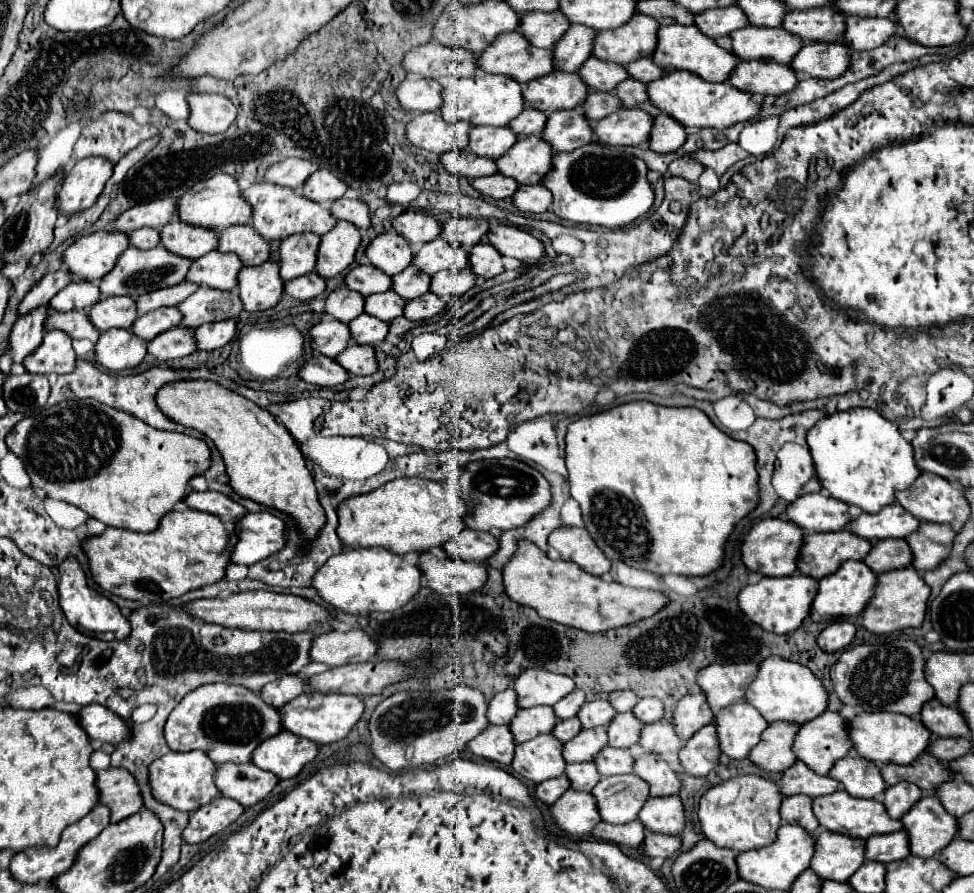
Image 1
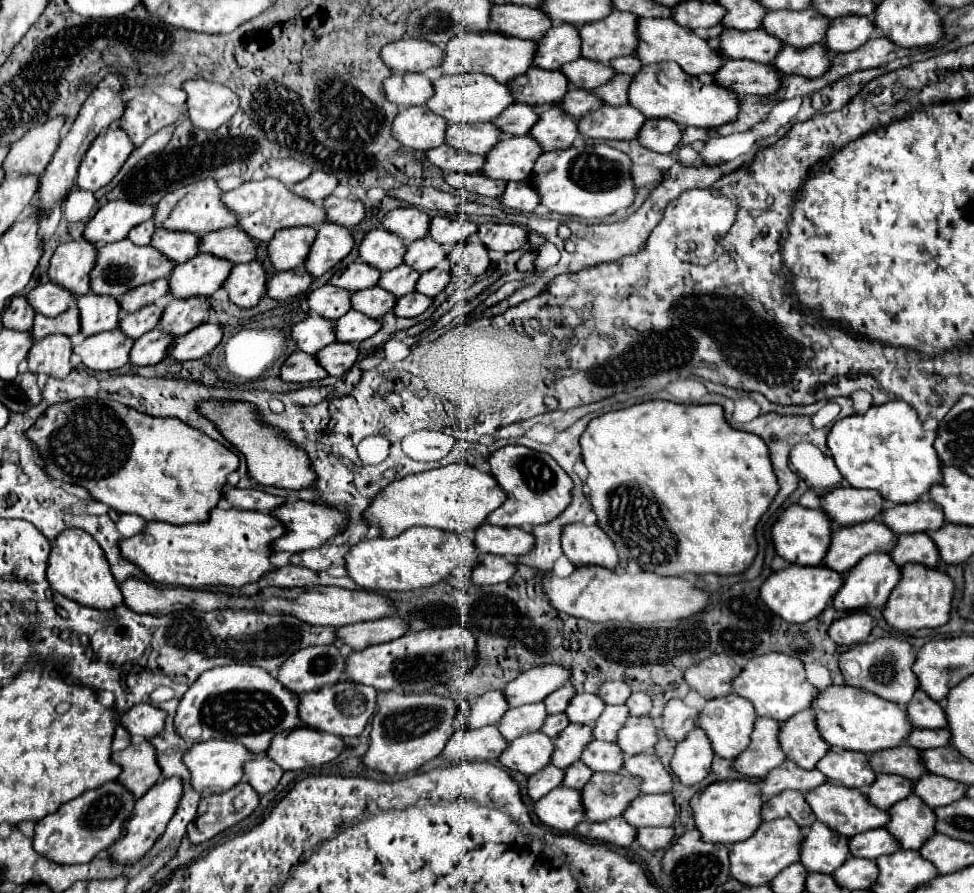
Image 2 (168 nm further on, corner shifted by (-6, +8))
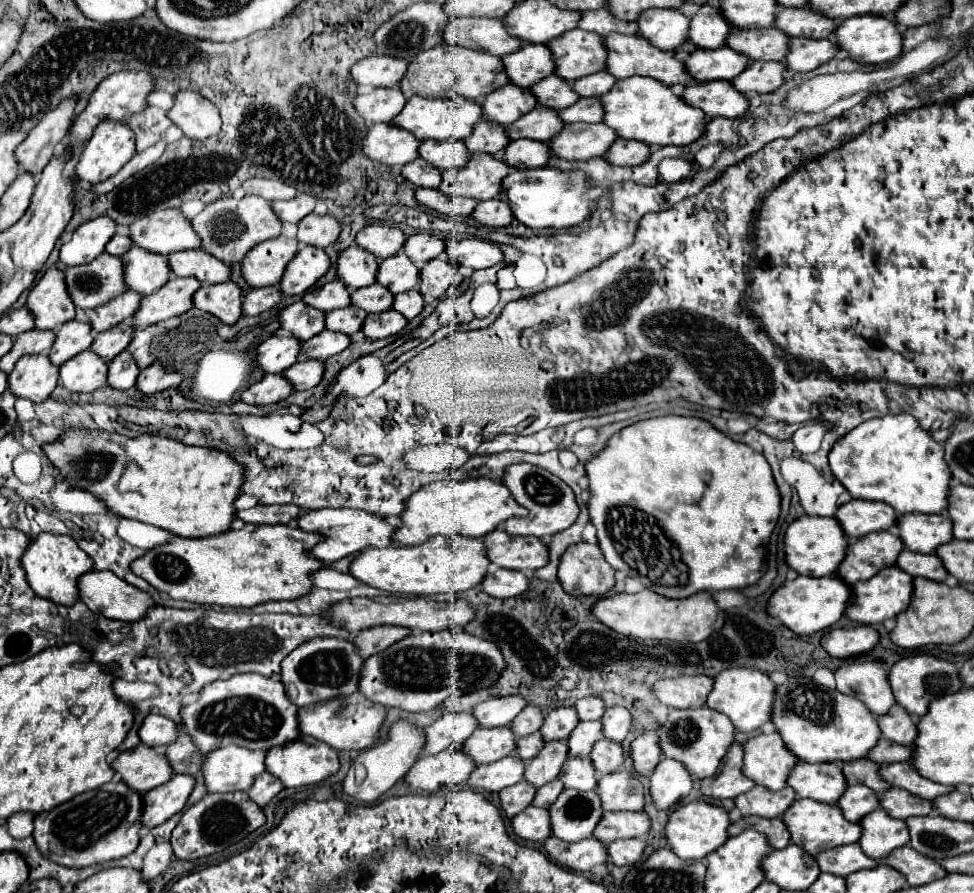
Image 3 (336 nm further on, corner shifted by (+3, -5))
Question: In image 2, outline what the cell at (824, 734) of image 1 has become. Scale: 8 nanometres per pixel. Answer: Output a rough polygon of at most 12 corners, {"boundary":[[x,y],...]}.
{"boundary":[[811,708],[779,724],[787,760],[809,770],[825,756]]}

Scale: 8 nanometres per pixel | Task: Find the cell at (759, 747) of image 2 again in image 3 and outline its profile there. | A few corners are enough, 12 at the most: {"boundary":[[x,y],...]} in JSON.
{"boundary":[[734,743],[702,791],[714,799],[736,799],[756,783],[742,773],[744,749]]}

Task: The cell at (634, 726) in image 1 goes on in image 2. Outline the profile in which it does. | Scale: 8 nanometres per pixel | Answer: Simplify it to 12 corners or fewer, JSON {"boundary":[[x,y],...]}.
{"boundary":[[605,706],[593,724],[593,738],[615,742],[629,712]]}

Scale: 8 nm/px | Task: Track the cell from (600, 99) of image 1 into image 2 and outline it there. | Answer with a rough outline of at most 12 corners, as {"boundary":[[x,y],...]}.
{"boundary":[[569,88],[559,100],[565,114],[579,120],[601,108],[587,90]]}

